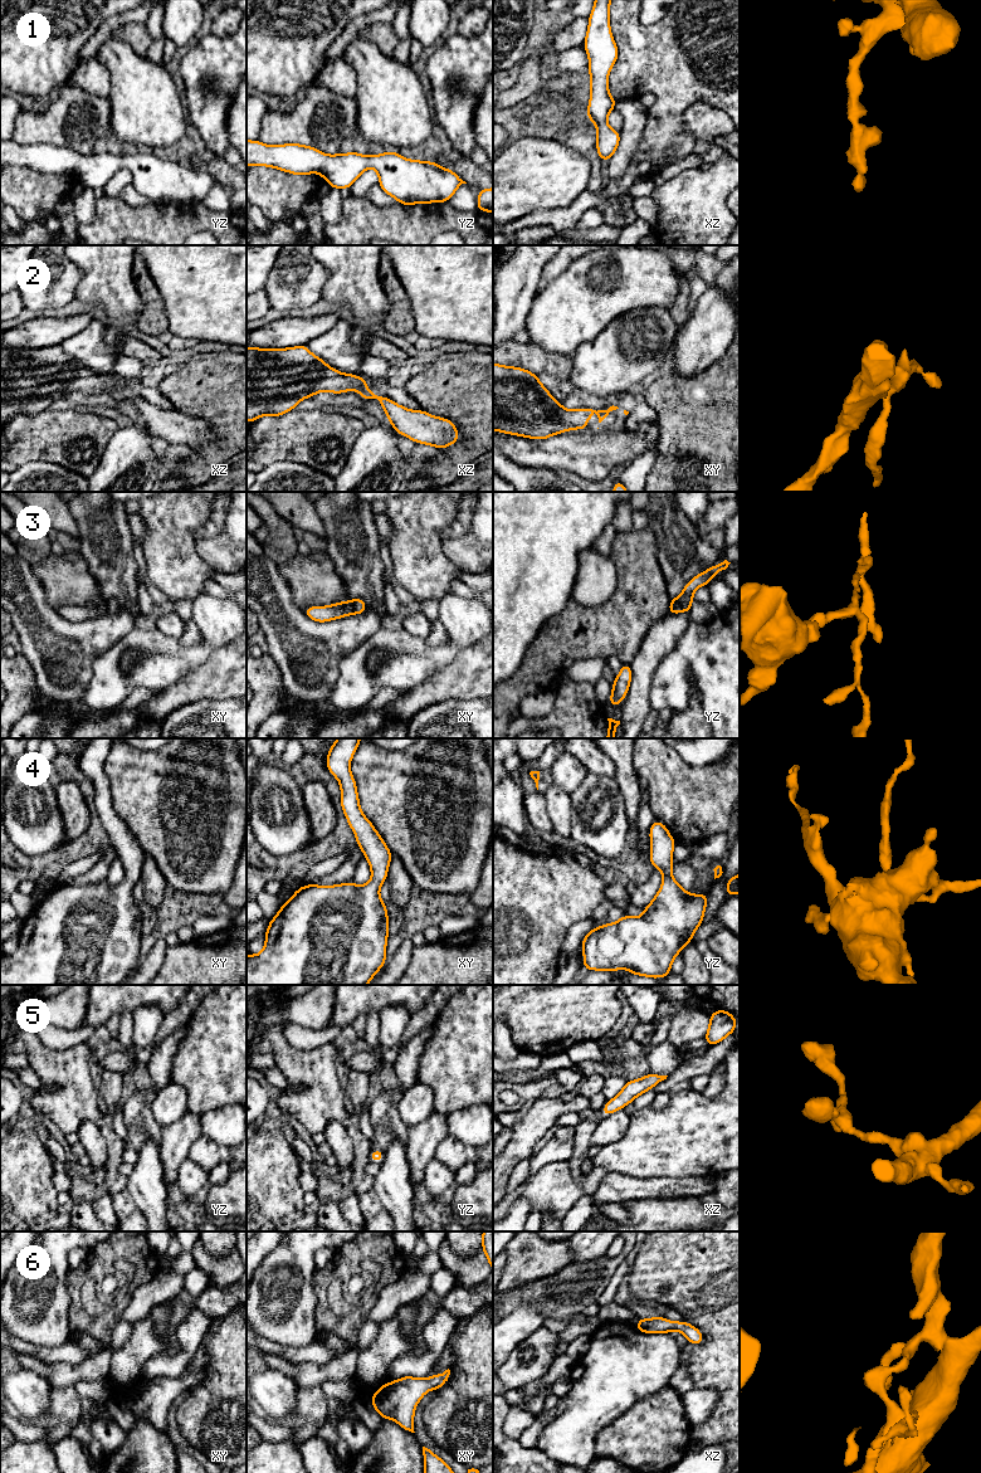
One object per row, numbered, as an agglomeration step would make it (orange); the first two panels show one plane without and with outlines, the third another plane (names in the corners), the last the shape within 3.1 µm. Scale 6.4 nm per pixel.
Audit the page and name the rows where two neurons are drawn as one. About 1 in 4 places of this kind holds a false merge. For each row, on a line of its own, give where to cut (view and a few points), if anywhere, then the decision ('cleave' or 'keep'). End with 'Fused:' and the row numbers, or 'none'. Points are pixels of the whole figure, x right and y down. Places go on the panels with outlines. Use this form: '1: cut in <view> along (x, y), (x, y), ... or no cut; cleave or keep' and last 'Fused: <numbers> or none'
1: no cut; keep
2: no cut; keep
3: cut in yz along (692, 595), (684, 596), (670, 613); cleave
4: no cut; keep
5: no cut; keep
6: no cut; keep
Fused: 3

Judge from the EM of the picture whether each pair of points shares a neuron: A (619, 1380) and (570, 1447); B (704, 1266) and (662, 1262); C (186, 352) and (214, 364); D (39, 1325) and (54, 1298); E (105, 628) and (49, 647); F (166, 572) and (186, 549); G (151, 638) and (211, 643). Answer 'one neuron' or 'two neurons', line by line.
A: one neuron
B: one neuron
C: two neurons
D: one neuron
E: one neuron
F: one neuron
G: one neuron

